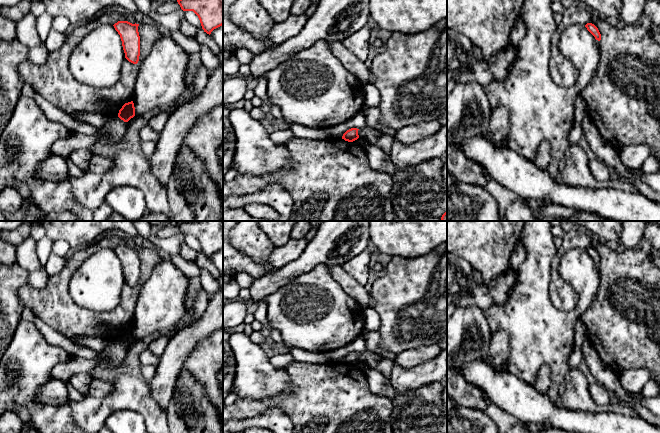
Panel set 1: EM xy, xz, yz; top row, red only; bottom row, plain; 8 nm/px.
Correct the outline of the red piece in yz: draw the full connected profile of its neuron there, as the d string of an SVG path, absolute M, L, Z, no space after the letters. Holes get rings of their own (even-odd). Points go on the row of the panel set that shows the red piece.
M587 23L585 25L585 27L587 28L587 30L595 37L596 40L600 41L601 40L601 34L598 30L598 28L592 24L592 23Z

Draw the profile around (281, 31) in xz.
M290 15L286 20L282 22L274 23L270 31L270 41L274 45L280 45L289 38L296 36L306 24L308 20L307 15Z

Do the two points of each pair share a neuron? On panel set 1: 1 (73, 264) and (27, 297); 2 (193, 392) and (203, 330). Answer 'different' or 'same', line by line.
1: same
2: different

